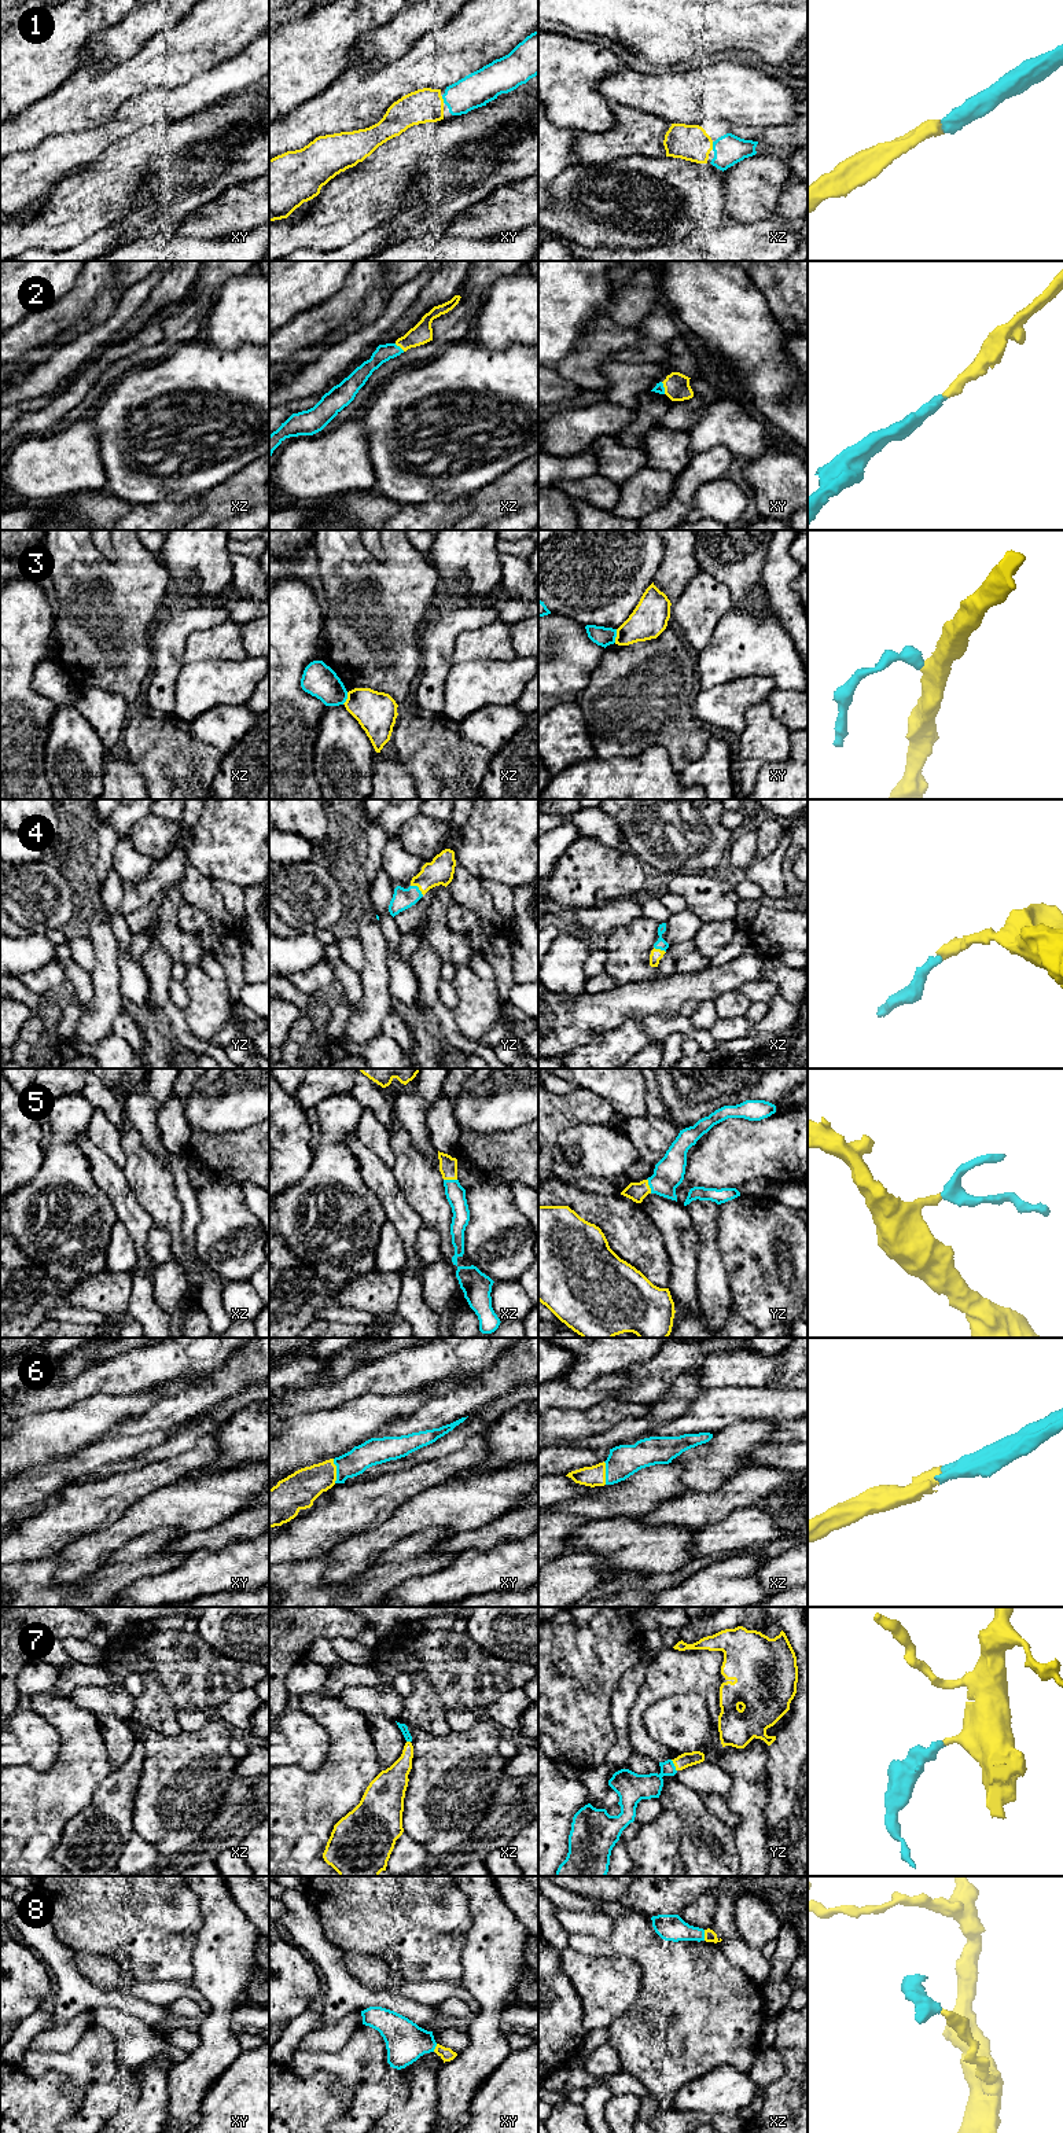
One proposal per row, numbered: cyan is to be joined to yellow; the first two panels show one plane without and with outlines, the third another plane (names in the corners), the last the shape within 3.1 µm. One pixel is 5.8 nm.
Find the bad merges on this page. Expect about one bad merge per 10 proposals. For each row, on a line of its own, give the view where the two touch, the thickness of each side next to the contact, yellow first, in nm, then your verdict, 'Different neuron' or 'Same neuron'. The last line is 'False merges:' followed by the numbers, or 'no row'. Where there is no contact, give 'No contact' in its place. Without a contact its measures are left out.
1: Touches yellow in xz. Thickness 200 nm (yellow) against 180 nm. Same neuron
2: Touches yellow in xz. Thickness 120 nm (yellow) against 100 nm. Same neuron
3: Touches yellow in xy. Thickness 220 nm (yellow) against 110 nm. Same neuron
4: Touches yellow in yz. Thickness 160 nm (yellow) against 130 nm. Same neuron
5: Touches yellow in yz. Thickness 110 nm (yellow) against 180 nm. Same neuron
6: Touches yellow in xy. Thickness 220 nm (yellow) against 150 nm. Same neuron
7: Touches yellow in yz. Thickness 90 nm (yellow) against 150 nm. Same neuron
8: Touches yellow in xz. Thickness 70 nm (yellow) against 160 nm. Same neuron
False merges: no row

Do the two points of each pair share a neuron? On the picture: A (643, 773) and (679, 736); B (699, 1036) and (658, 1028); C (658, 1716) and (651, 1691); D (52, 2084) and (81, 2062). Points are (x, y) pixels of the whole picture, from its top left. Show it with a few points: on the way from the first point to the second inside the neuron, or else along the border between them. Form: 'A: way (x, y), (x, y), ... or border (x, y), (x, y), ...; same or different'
A: border (635, 756), (653, 746), (662, 746), (679, 773); different
B: way (690, 1030), (684, 1026), (668, 1026); same
C: border (684, 1692), (664, 1696), (646, 1710), (647, 1734); different
D: border (30, 2076), (61, 2073), (83, 2089), (85, 2099); different

